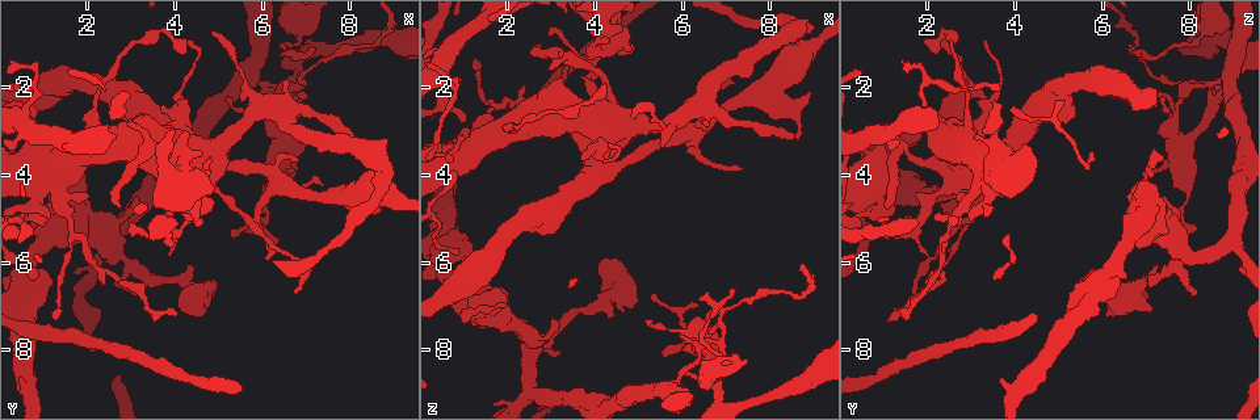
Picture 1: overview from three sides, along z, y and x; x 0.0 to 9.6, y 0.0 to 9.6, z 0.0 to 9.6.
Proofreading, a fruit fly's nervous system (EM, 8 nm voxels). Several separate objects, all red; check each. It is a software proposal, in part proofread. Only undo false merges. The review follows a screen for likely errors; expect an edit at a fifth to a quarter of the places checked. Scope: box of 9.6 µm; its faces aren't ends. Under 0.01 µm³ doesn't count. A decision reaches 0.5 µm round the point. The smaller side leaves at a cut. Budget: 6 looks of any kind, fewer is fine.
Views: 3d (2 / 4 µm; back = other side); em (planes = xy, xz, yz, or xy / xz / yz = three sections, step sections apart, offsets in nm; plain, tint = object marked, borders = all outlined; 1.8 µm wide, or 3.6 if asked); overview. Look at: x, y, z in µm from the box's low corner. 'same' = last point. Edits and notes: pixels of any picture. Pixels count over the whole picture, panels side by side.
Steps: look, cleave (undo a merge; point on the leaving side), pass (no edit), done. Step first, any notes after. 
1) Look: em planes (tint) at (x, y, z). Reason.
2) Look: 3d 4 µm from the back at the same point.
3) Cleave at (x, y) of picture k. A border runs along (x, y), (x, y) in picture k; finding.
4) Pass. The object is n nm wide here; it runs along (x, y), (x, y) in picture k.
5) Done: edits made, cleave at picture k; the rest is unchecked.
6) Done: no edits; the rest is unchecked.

Look: em xz step 4 (tint) at (8.75, 3.85, 0.80). Four arms meet.

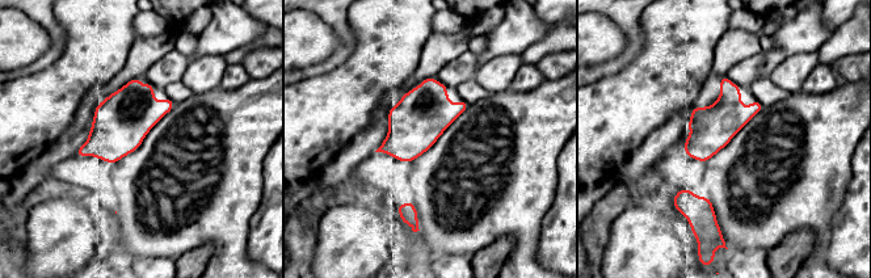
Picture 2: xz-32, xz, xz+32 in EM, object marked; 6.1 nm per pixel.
Look: em planes (tint) at the same point. Another direction.

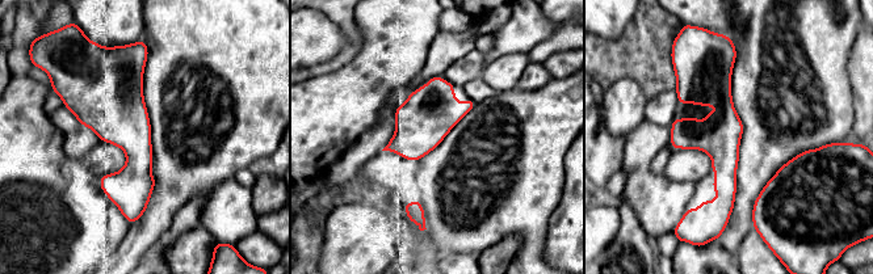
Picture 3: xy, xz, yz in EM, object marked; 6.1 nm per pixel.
Pass. It runs along (725, 58), (722, 147), (726, 215) in picture 3; continuous, no second cell.

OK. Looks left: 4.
Look: em planes (tint) at (4.10, 2.60, 3.40). Thick turns thin.

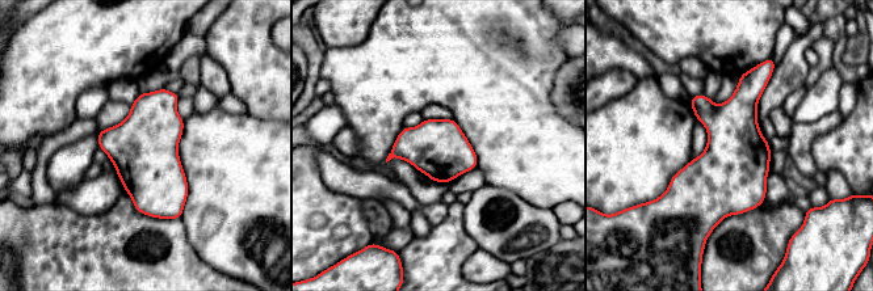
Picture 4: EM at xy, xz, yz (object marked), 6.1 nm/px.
Pass. The object is 360 nm wide here; one cell here.

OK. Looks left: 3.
Look: em 3.6 µm planes (plain) at (1.40, 3.95, 7.05). Thick turns thin.

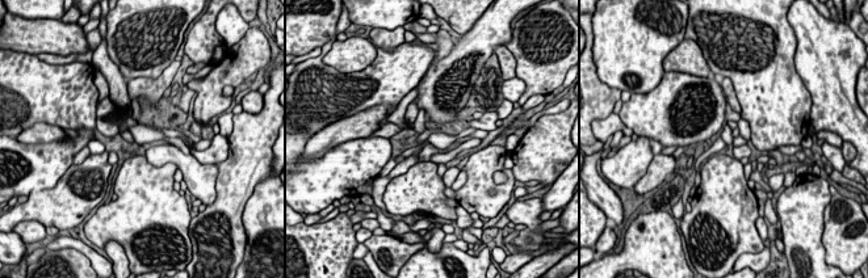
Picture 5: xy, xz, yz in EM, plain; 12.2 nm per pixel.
Look: em 3.6 µm planes (tint) at the same point.

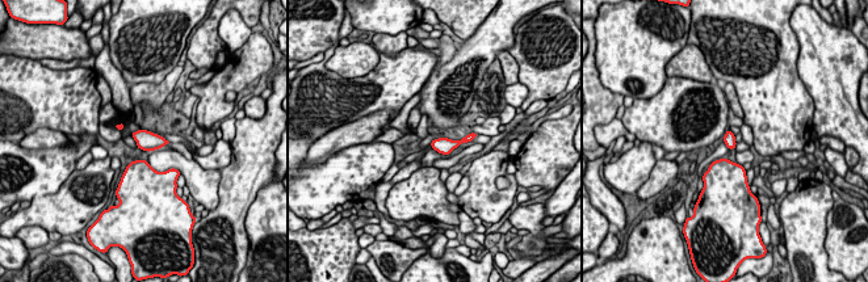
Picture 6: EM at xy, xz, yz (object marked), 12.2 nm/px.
Pass. The object is 160 nm wide here; one cell here.

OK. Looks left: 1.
Done: no edits; the rest is unchecked.

